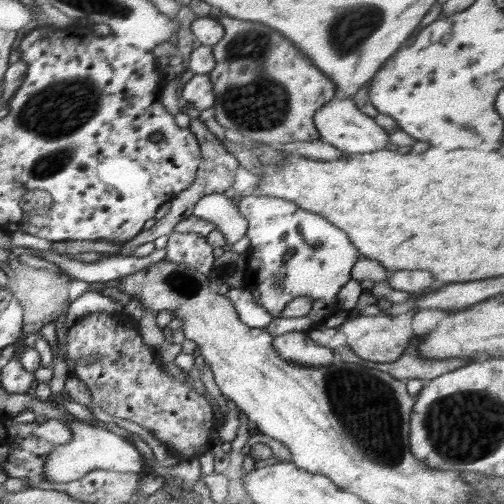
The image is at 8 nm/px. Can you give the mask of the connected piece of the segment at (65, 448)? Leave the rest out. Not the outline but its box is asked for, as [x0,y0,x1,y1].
[44,404,144,485]

